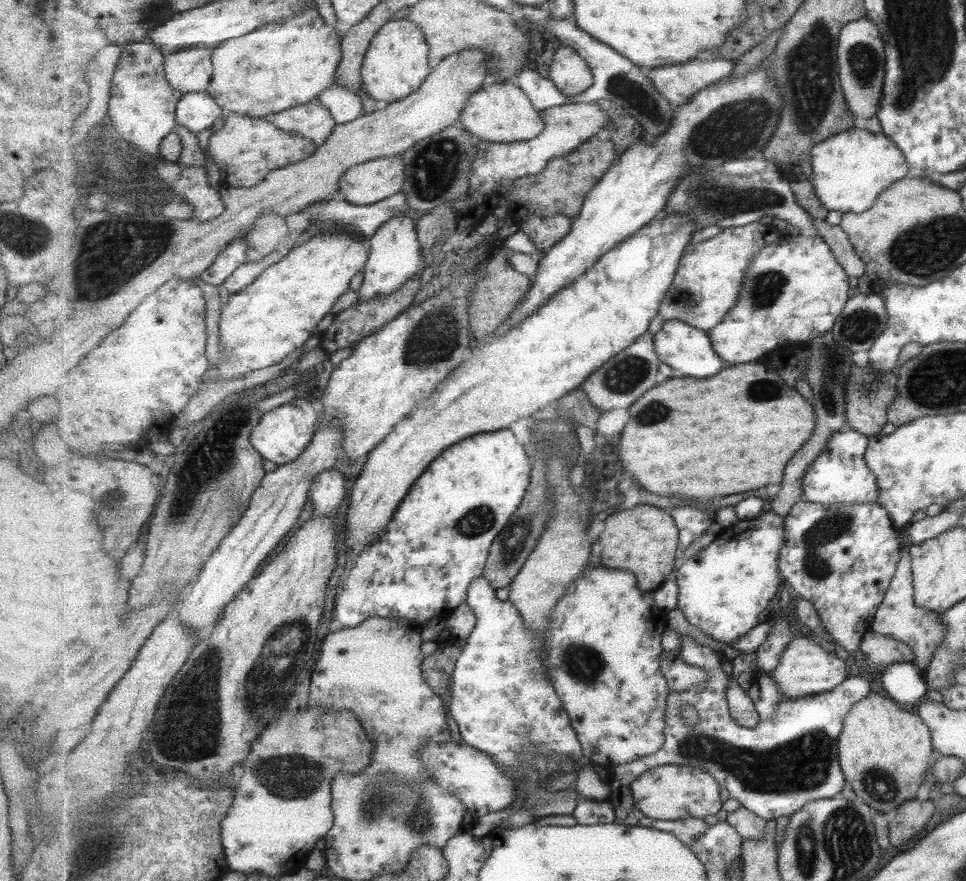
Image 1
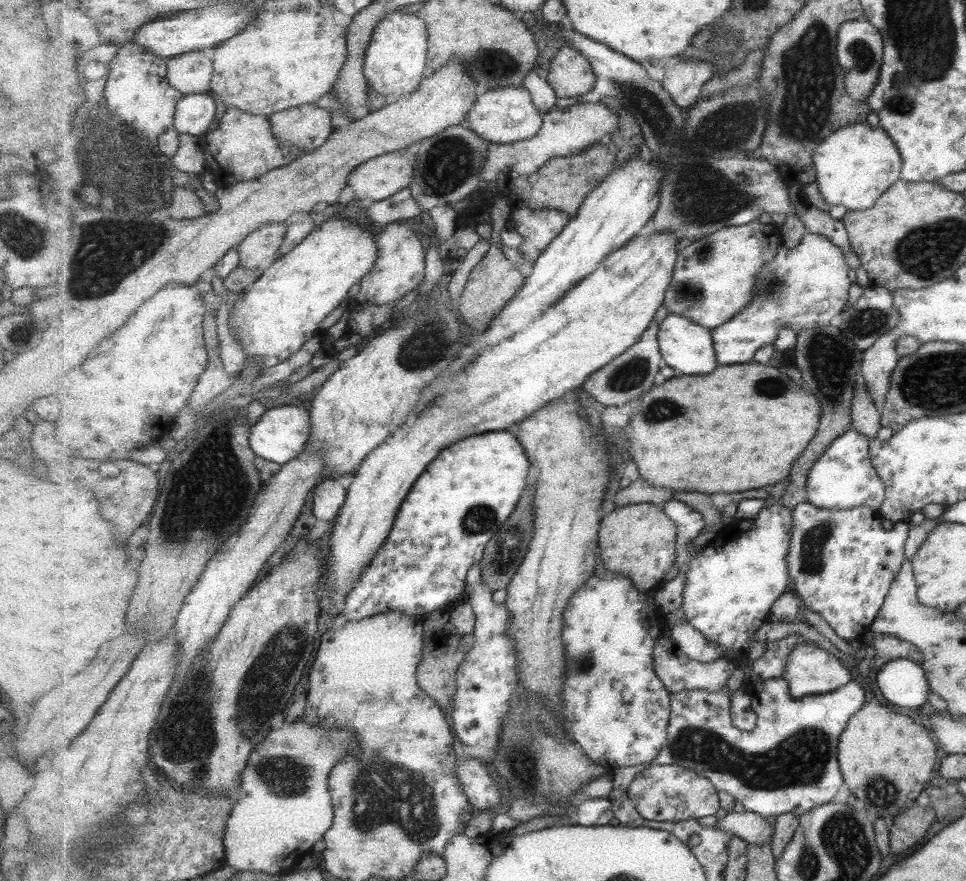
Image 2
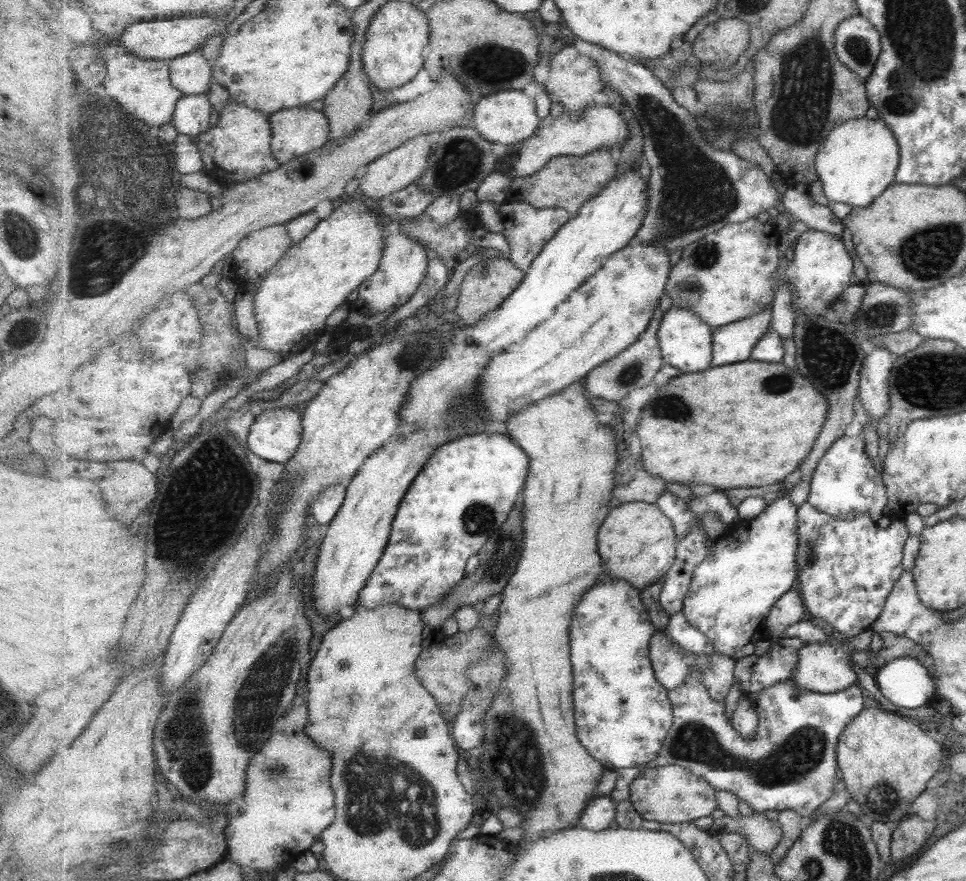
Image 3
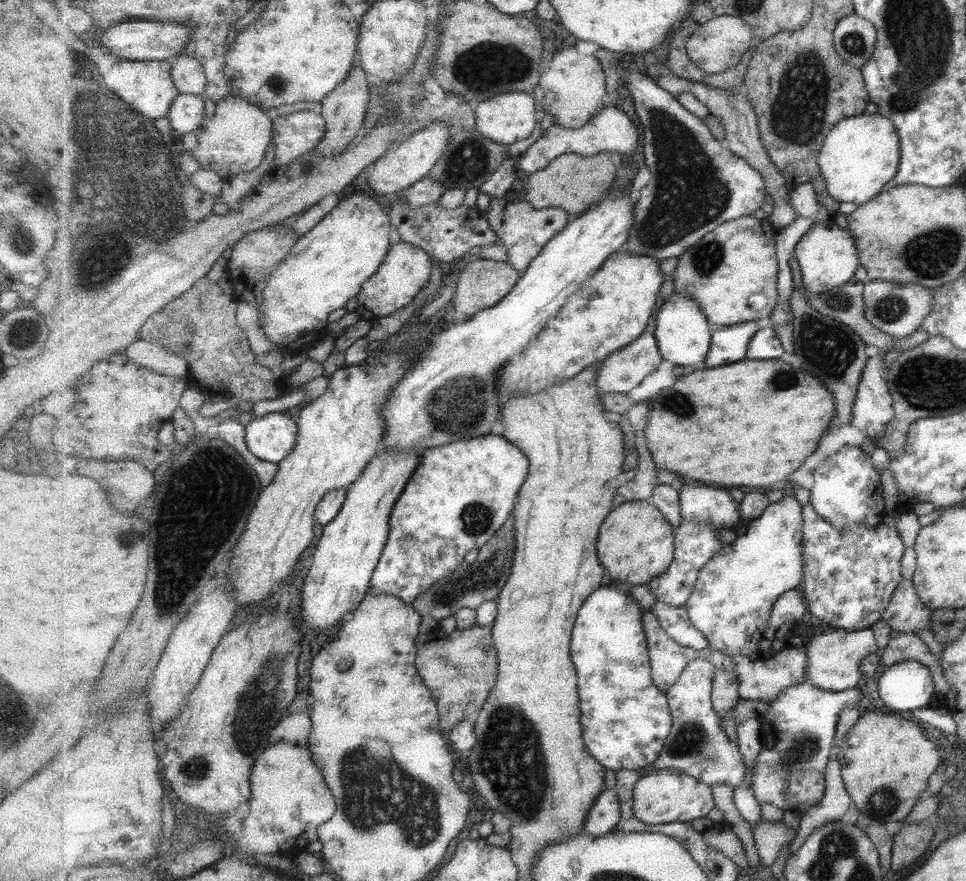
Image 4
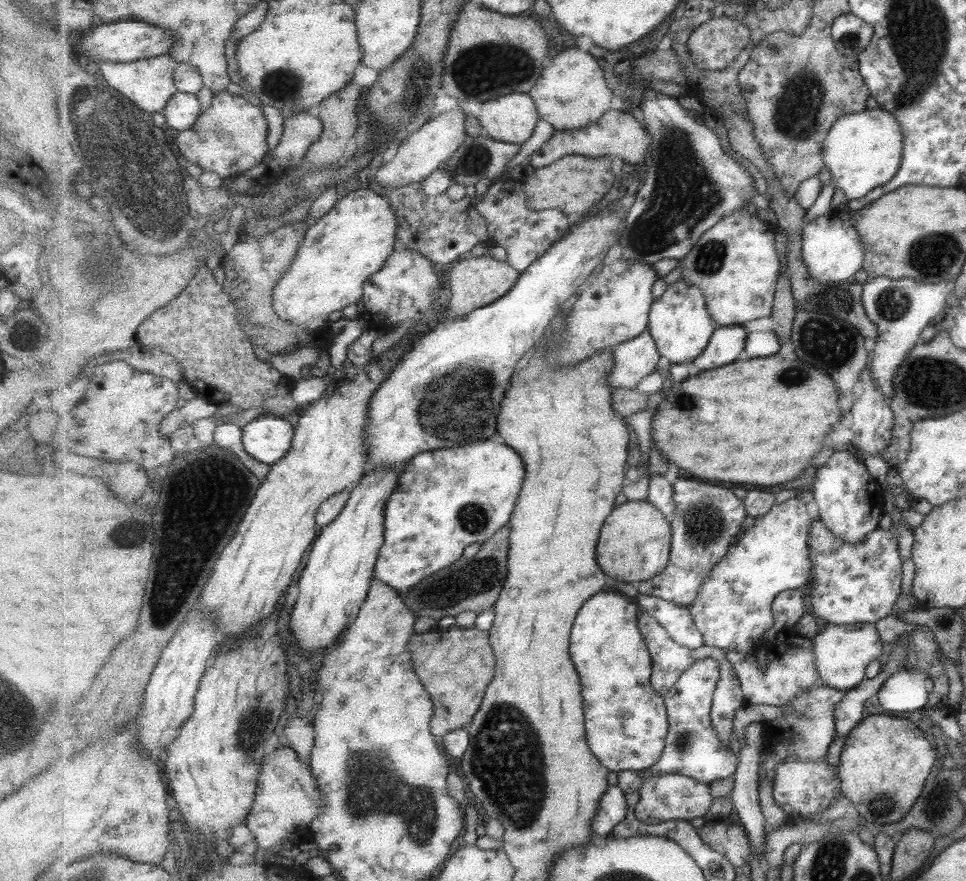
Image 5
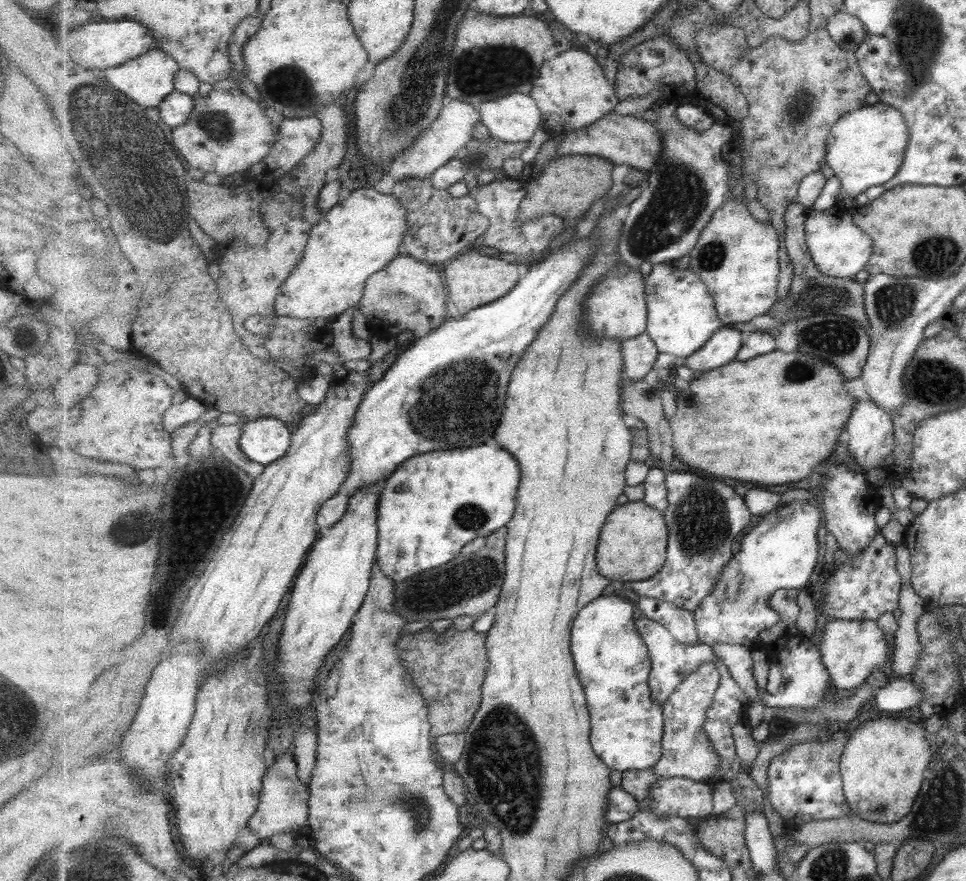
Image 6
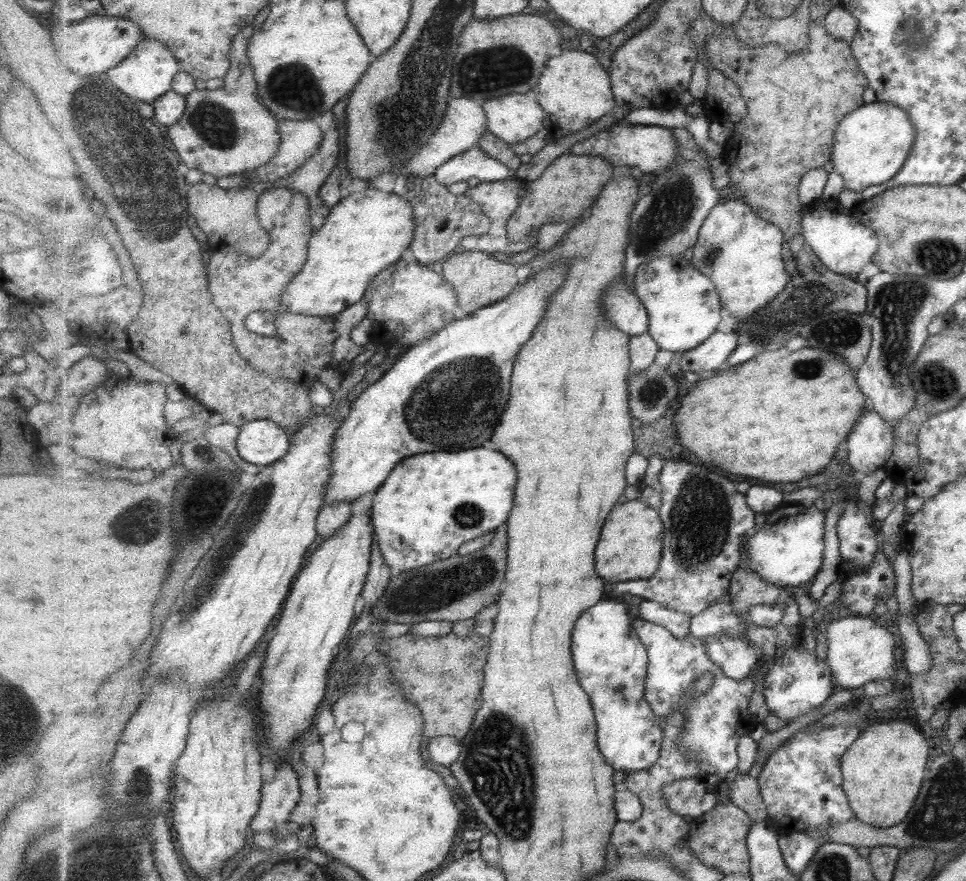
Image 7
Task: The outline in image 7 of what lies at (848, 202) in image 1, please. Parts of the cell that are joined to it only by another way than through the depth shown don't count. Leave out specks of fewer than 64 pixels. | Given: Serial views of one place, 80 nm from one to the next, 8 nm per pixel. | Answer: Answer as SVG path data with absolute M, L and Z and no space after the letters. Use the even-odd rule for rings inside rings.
M878 101L864 104L839 123L831 160L844 176L846 188L861 193L866 186L885 183L901 170L915 136L910 116L897 105Z

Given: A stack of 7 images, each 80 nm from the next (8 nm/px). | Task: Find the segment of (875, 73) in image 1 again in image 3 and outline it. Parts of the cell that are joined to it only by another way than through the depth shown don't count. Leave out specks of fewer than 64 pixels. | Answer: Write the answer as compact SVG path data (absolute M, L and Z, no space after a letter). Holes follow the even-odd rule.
M861 14L845 19L836 32L836 51L843 64L865 82L881 52L880 33Z

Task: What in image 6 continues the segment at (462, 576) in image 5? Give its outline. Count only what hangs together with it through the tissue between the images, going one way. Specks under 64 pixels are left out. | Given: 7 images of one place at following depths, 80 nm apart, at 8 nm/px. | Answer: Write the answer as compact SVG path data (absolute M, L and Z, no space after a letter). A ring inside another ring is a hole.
M508 527L500 528L486 539L487 543L480 551L469 556L459 555L441 567L396 584L395 613L407 622L431 622L444 619L455 621L463 615L477 617L485 612L494 612L506 580Z

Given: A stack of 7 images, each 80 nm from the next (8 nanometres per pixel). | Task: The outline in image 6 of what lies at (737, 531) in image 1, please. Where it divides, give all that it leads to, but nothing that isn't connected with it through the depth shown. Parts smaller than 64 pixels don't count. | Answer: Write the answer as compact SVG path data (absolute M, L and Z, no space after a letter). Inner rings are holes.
M803 501L781 505L777 510L763 515L759 523L740 539L733 561L721 575L721 583L703 601L699 611L694 613L700 642L711 646L716 644L758 646L760 634L771 630L783 619L783 616L779 616L768 603L771 594L783 589L811 587L822 564L823 524L821 507Z

